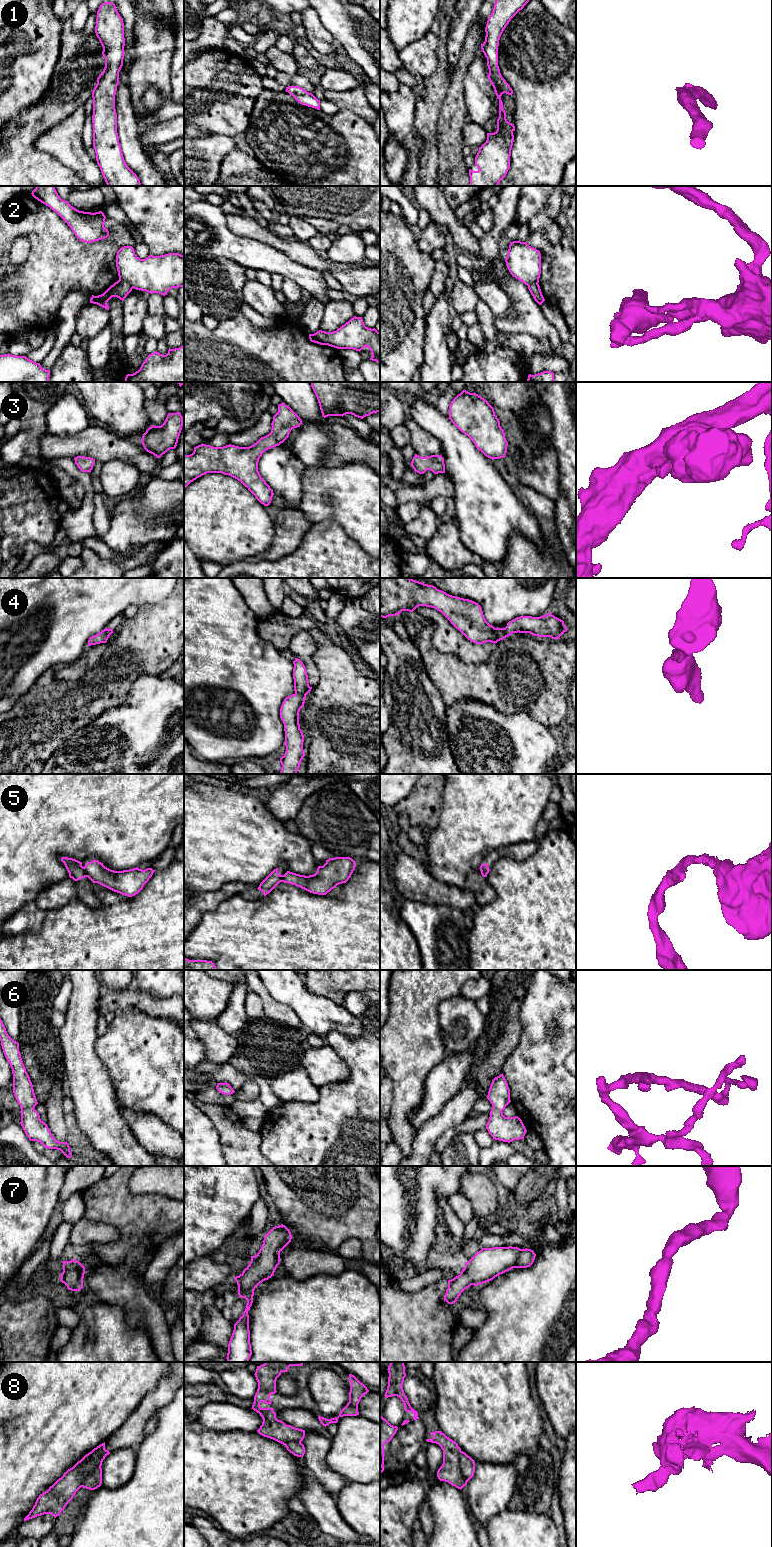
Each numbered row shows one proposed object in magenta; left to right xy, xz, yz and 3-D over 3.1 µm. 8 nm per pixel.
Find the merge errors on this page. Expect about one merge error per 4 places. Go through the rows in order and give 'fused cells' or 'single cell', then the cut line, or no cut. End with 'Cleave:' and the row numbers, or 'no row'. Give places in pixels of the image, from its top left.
1: single cell; cut none
2: fused cells; cut xy (119, 279), (126, 282), (132, 288)
3: single cell; cut none
4: single cell; cut none
5: fused cells; cut xy (83, 867), (87, 876)
6: single cell; cut none
7: single cell; cut none
8: fused cells; cut xy (106, 1450), (94, 1452), (89, 1461), (73, 1467)
Cleave: 2, 5, 8

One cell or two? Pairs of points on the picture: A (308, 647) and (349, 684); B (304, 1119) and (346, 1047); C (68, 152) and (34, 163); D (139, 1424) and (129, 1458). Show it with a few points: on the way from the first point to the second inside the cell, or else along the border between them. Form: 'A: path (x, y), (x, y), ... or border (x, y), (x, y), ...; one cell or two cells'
A: border (304, 630), (316, 642), (312, 661), (319, 675); two cells
B: path (325, 1111), (355, 1081), (355, 1068); one cell
C: border (34, 144), (38, 149), (49, 153), (73, 171); two cells
D: border (135, 1450), (129, 1447), (120, 1447), (109, 1454); two cells

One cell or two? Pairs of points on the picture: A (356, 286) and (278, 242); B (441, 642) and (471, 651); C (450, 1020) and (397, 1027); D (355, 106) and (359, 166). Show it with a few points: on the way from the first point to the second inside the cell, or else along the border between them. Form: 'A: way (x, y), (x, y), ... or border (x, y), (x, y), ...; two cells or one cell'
A: way (337, 272), (333, 268), (323, 265), (297, 251); one cell
B: way (448, 643), (451, 643), (457, 649), (464, 649); one cell
C: border (448, 999), (443, 1000), (438, 1007), (439, 1023); two cells
D: border (349, 110), (369, 124); two cells

